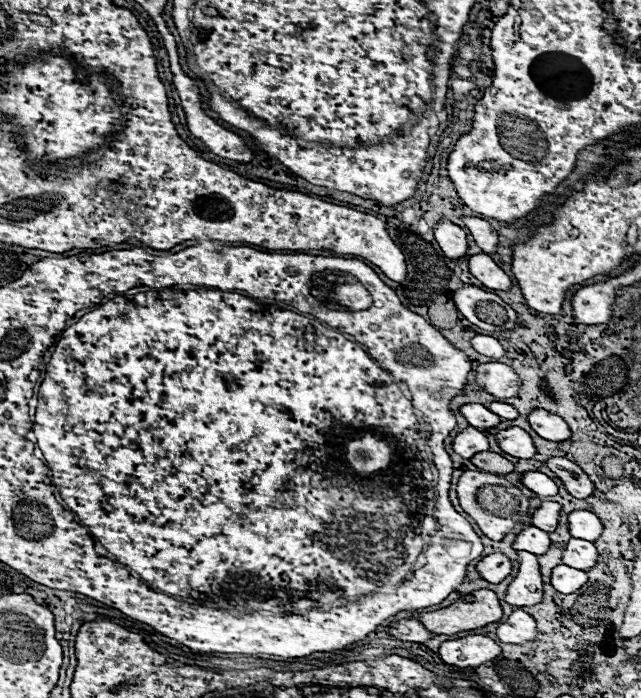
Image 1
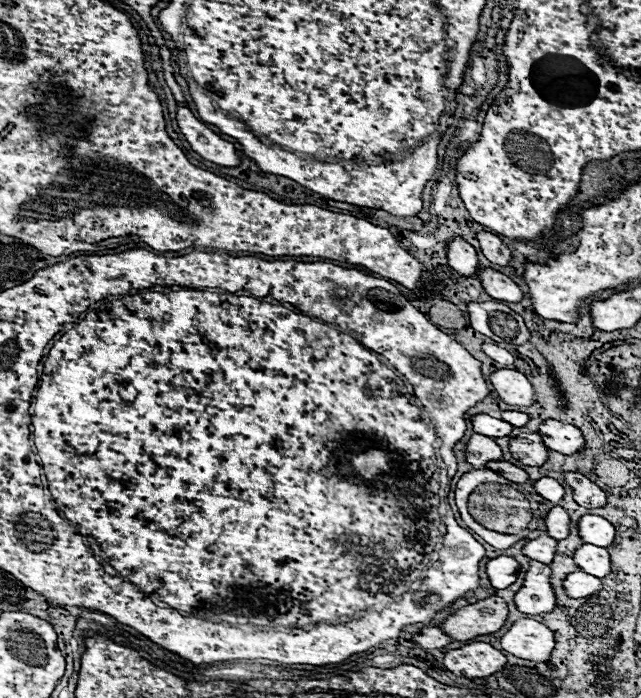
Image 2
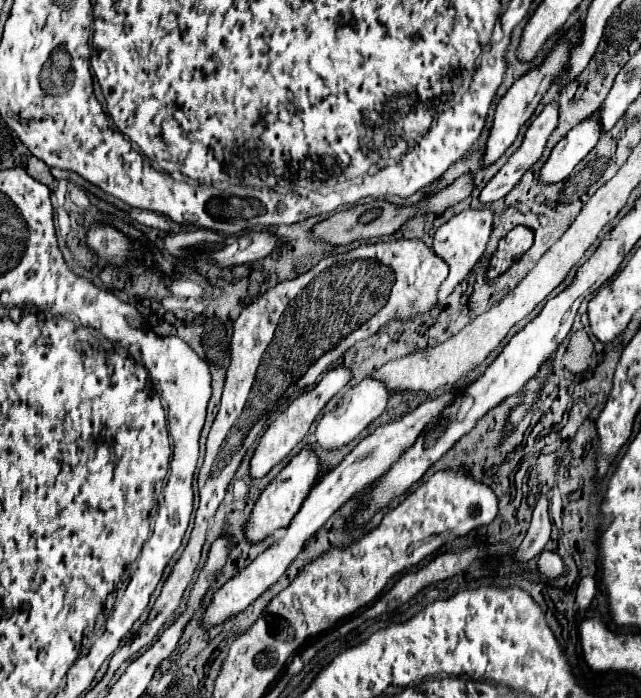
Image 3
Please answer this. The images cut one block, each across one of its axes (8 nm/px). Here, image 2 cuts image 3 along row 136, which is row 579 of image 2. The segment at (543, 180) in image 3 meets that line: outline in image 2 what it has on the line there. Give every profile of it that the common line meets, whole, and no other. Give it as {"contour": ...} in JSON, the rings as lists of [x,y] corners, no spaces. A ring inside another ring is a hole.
{"contour":[[[576,570],[564,578],[562,586],[570,598],[588,598],[602,588],[602,582],[600,582],[600,578],[596,578],[592,574]]]}

